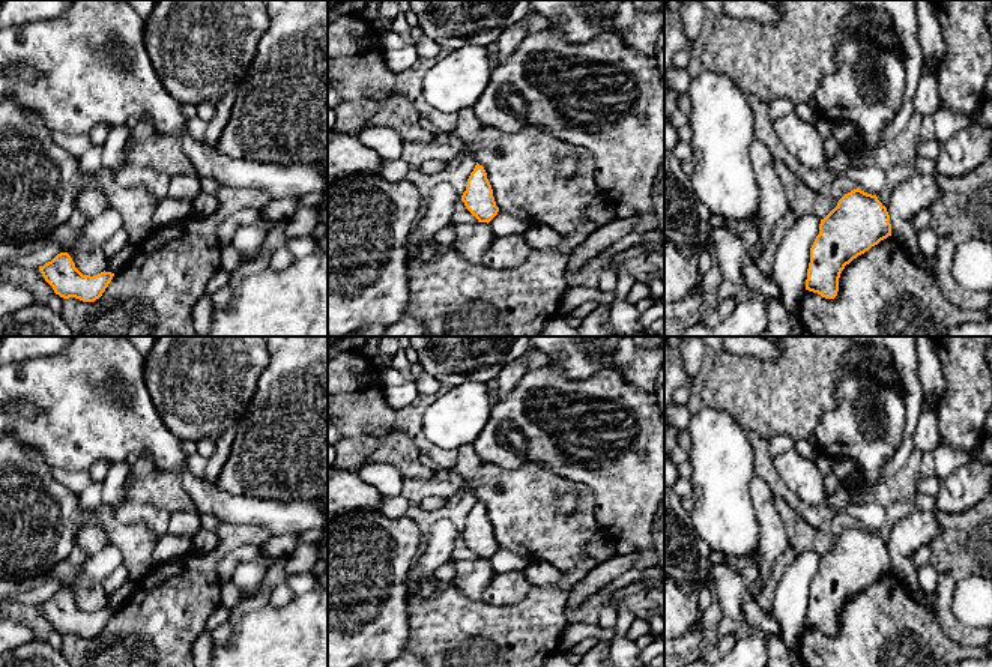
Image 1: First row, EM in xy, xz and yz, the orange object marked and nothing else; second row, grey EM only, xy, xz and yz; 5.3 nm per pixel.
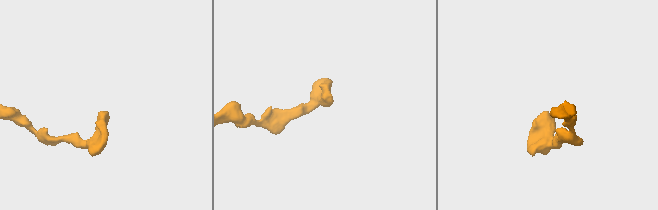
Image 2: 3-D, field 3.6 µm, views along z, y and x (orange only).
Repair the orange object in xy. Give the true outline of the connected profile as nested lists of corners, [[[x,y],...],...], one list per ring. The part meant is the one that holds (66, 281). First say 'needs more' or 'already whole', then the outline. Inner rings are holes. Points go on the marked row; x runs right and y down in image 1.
already whole; [[[68,252],[57,254],[51,261],[39,266],[39,270],[56,294],[83,302],[99,299],[114,276],[105,270],[93,276],[83,275]]]

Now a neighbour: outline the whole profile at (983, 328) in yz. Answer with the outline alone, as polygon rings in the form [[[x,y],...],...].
[[[992,320],[962,323],[948,330],[945,337],[992,337]]]

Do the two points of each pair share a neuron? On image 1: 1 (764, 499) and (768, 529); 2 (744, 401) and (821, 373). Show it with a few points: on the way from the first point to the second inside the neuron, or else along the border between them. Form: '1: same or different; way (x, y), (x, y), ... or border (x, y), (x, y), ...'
1: same; way (764, 507), (768, 522)
2: same; way (764, 397), (786, 397), (801, 383)

